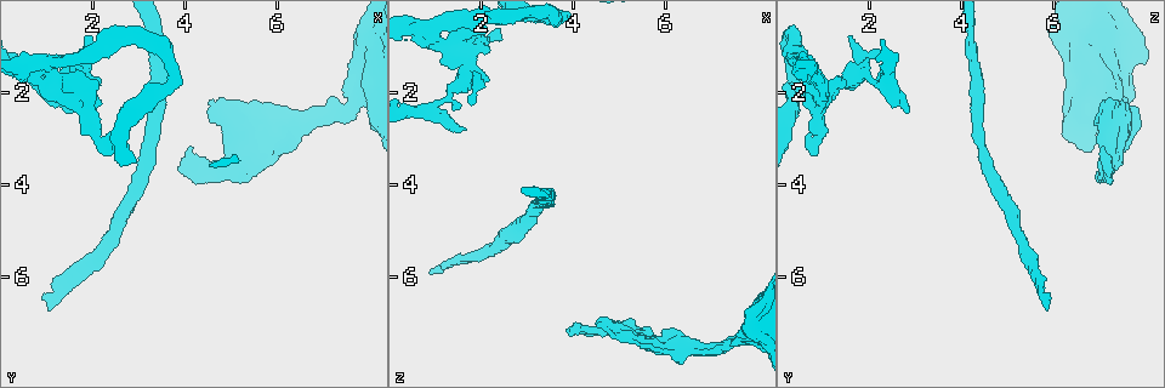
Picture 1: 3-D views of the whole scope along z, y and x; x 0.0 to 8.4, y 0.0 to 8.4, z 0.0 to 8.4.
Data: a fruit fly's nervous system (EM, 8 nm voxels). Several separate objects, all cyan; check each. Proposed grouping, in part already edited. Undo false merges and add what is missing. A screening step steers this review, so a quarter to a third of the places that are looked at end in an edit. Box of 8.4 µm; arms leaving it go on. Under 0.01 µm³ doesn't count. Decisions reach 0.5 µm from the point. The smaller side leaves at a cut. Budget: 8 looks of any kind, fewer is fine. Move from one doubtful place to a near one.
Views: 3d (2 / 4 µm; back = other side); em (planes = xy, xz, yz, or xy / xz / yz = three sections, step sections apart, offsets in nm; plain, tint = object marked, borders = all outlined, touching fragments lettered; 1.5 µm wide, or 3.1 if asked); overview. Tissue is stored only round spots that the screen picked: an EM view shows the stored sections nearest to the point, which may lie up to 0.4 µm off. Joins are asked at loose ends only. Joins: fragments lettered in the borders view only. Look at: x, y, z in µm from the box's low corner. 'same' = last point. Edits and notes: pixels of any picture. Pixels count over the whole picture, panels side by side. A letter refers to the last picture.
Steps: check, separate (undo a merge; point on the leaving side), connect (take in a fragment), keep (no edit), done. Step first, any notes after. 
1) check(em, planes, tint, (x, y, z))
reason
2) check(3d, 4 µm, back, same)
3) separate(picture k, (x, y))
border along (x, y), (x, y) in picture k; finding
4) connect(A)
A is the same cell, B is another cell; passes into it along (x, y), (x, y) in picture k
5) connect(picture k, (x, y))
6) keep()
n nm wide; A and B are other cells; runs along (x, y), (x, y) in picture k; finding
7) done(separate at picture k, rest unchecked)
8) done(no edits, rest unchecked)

check(em, planes, plain, (1.60, 1.60, 1.75))
sharp bend

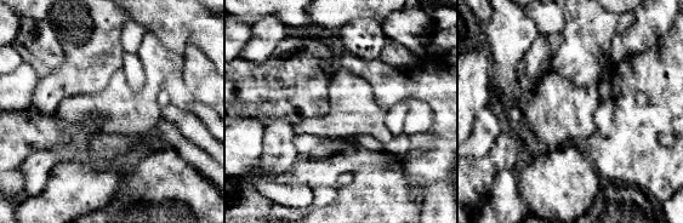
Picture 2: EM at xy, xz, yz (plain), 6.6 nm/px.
check(em, planes, borders, same)

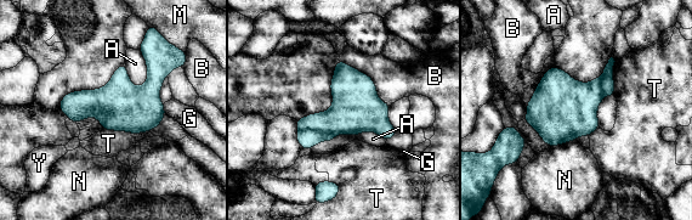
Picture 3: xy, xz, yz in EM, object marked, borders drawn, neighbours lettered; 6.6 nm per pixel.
separate(picture 3, (307, 139))
320 nm wide; A, B, G, M, N, T and Y are other cells; border along (299, 129), (316, 129), (334, 135) in picture 3; a second cell is stuck on

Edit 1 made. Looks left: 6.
check(em, planes, plain, (1.00, 6.65, 5.85))
long arm stops here

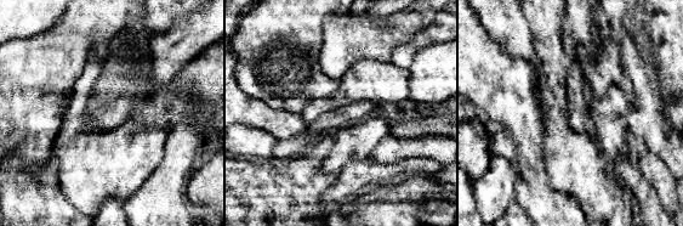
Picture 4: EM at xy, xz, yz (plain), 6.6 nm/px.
check(em, planes, borders, same)
what lies round it

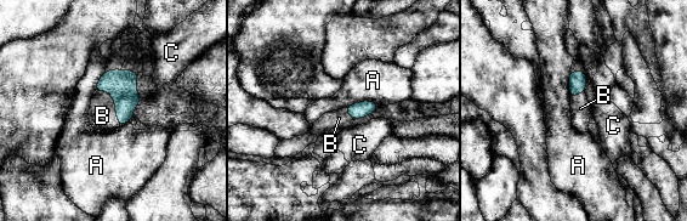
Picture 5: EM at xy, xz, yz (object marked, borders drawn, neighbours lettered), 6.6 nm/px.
connect(picture 5, (102, 115))
B is the same cell, A and C are other cells; passes into it along (120, 84), (114, 101), (102, 115) in picture 5; the cell continues

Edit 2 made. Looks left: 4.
check(overview)
see it whole again

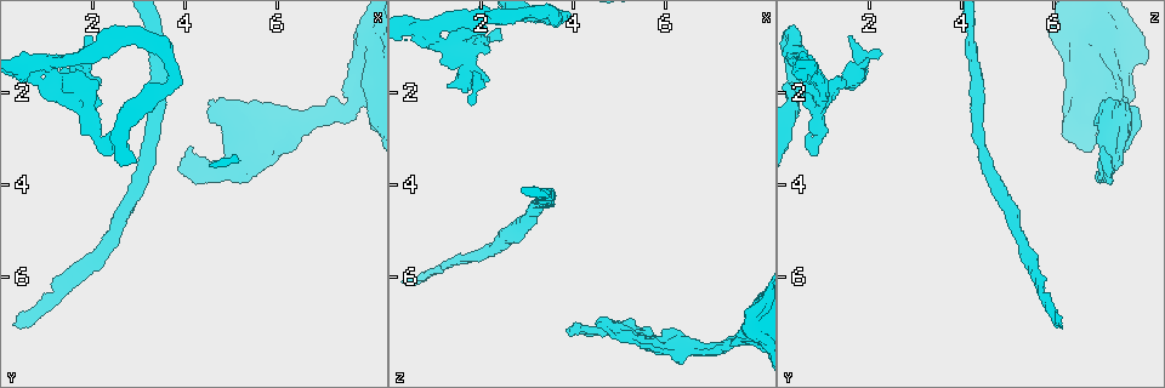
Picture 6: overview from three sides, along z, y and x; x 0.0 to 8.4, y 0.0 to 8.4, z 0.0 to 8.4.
check(em, planes, tint, (5.90, 2.85, 7.50))
four or more arms meet

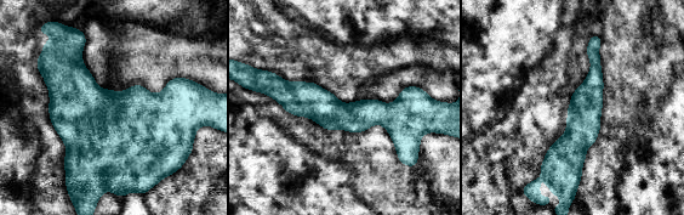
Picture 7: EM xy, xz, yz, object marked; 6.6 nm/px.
check(em, planes, borders, same)
what lies round it

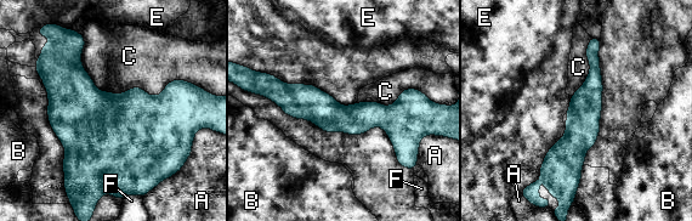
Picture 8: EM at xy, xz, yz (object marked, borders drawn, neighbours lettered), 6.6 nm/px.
keep()
A, B, C, E and F are other cells; border along (272, 74), (357, 102) in picture 8; continuous, no second cell

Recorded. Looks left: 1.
done(separate at picture 3, connect at picture 5, rest unchecked)

